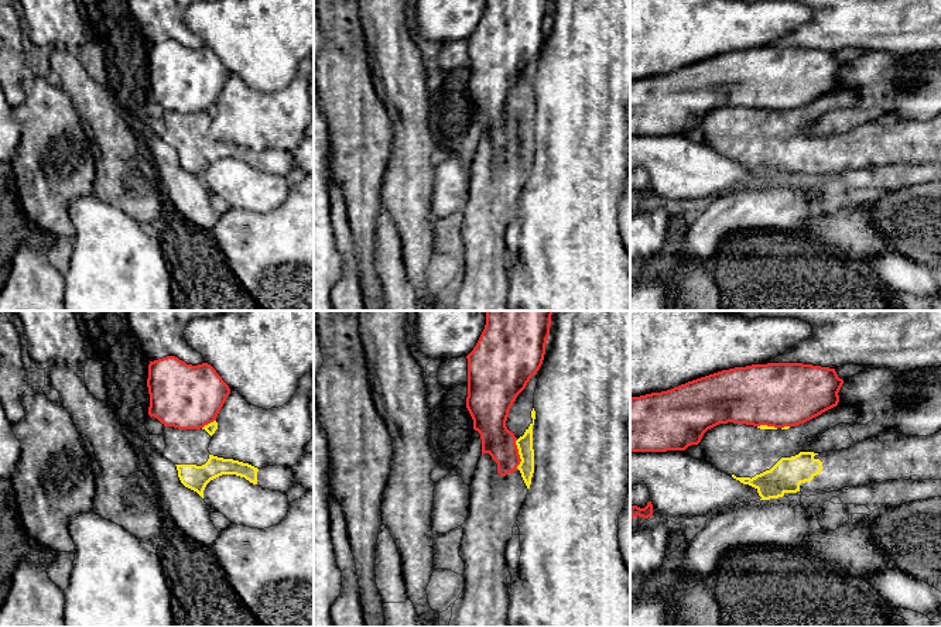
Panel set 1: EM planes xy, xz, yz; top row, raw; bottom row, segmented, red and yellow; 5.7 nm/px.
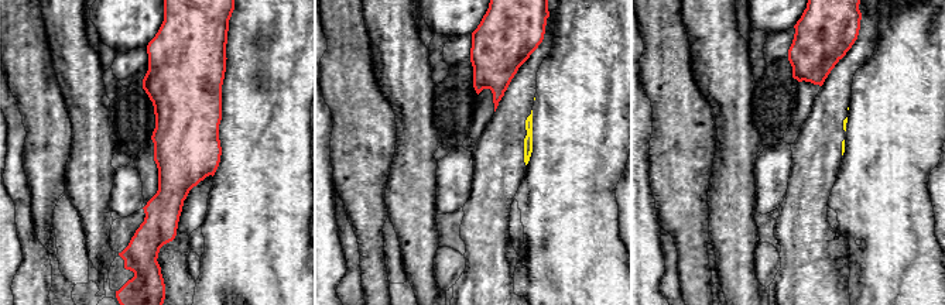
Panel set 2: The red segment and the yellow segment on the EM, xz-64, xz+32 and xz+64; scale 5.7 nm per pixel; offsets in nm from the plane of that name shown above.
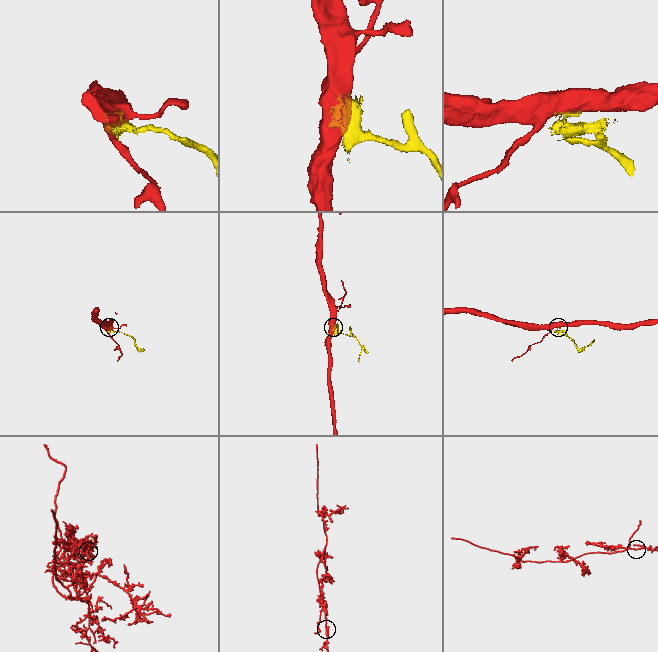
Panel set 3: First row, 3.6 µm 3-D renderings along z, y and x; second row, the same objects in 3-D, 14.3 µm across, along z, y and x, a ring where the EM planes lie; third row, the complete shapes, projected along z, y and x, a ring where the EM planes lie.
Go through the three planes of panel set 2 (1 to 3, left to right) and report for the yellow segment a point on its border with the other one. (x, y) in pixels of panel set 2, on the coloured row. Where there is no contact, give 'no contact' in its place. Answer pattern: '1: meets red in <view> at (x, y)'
1: no contact
2: no contact
3: no contact

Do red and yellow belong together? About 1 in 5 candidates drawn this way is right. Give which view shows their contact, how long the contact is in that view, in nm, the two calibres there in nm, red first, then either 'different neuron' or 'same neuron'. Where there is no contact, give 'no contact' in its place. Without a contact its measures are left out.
xz | 180 nm | 180/100 nm | different neuron

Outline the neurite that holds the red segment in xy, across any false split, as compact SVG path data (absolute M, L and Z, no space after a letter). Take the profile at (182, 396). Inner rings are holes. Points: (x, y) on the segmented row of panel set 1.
M175 356L150 362L147 387L148 415L178 429L201 429L216 421L230 394L211 364L192 366Z

